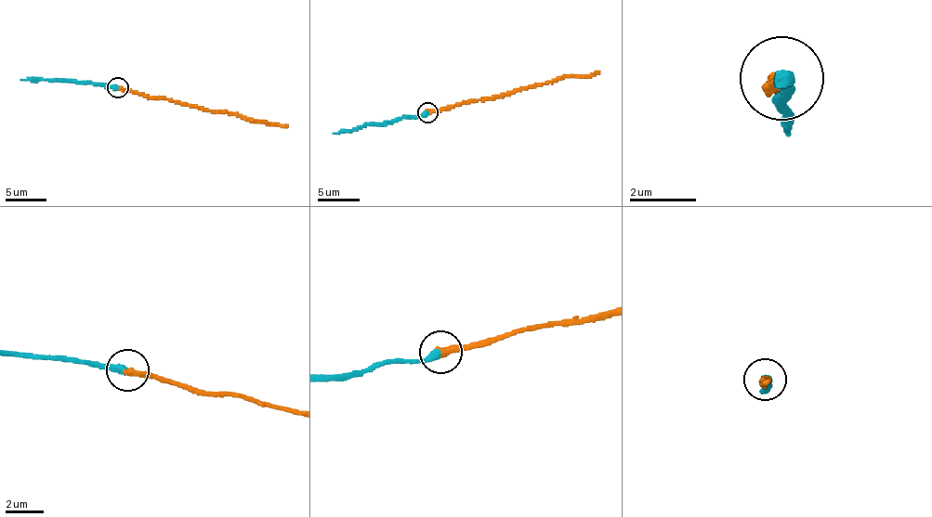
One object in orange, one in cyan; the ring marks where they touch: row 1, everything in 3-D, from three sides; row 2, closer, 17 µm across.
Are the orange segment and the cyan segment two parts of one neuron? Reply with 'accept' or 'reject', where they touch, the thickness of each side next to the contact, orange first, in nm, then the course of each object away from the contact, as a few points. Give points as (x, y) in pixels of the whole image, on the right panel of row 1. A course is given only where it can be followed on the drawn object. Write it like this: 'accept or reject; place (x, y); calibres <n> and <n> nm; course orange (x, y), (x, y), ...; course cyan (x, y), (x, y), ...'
accept; place (781, 78); calibres 360 and 360 nm; course orange (781, 75), (778, 86), (789, 76), (774, 90), (780, 77), (767, 89), (777, 81); course cyan (781, 75), (772, 90), (783, 80), (786, 133)

